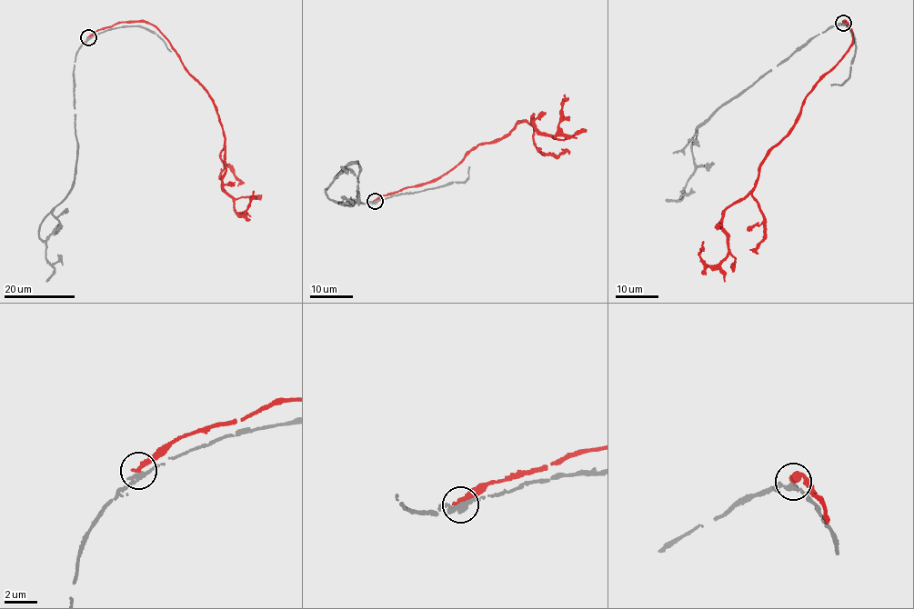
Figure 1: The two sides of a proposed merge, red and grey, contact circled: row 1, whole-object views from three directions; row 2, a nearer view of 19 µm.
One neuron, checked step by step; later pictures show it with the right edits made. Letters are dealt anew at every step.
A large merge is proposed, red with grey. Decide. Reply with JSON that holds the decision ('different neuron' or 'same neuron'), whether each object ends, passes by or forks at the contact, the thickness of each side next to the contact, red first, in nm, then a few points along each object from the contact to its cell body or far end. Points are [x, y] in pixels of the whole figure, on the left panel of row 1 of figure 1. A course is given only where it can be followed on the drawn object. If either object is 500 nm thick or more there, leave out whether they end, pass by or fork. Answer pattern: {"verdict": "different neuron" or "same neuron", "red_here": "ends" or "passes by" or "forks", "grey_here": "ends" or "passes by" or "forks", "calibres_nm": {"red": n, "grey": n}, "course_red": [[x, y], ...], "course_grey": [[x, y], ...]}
{"verdict": "different neuron", "red_here": "ends", "grey_here": "passes by", "calibres_nm": {"red": 300, "grey": 280}, "course_red": [[89, 37], [120, 23], [155, 25], [212, 100], [225, 139], [222, 190], [237, 215], [254, 191]], "course_grey": [[89, 37], [76, 54], [73, 71], [78, 148], [71, 188], [40, 227], [39, 239], [54, 269], [45, 282]]}

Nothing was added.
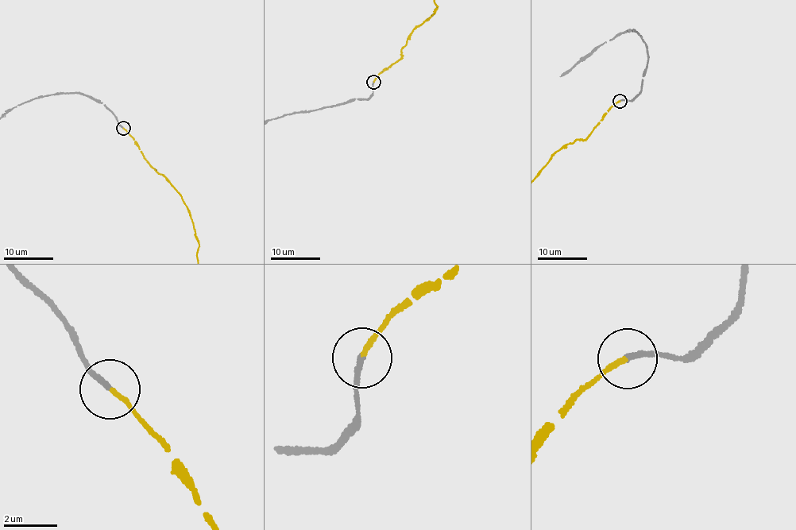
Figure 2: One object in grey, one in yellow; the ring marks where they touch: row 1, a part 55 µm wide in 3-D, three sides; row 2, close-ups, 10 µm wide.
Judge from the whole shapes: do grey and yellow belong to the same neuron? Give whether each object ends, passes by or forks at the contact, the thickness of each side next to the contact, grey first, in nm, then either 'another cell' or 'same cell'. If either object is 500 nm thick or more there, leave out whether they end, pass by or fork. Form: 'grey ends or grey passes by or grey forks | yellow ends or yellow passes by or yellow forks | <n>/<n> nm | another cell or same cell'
grey ends | yellow ends | 200/160 nm | same cell

